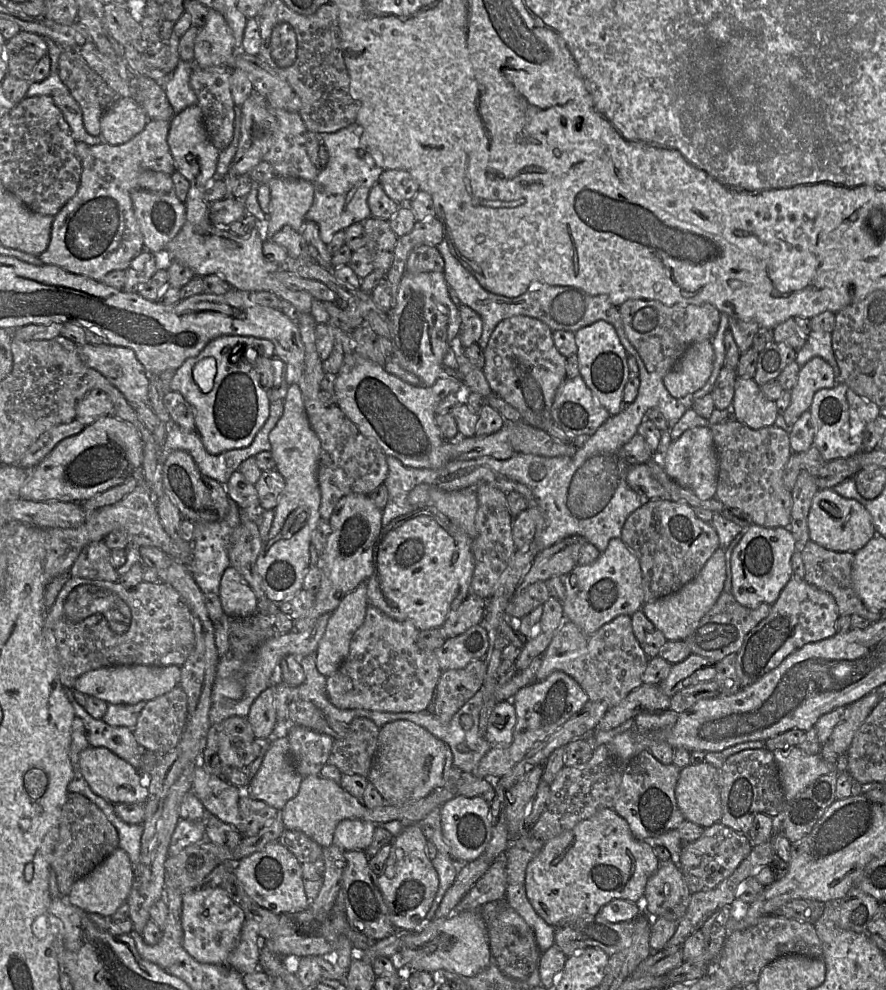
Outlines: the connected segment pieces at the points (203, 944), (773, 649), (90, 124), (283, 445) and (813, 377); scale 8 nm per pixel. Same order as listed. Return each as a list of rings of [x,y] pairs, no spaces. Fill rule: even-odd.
[[[220,887],[195,888],[182,894],[183,948],[200,963],[227,964],[245,920],[243,909]]]
[[[792,574],[771,606],[769,615],[747,634],[737,652],[736,672],[741,687],[755,683],[805,644],[829,638],[837,633],[840,613],[834,597],[809,584],[804,578]]]
[[[62,50],[58,71],[61,81],[81,107],[86,131],[99,135],[100,119],[116,100],[117,94],[73,50]]]
[[[298,384],[289,385],[283,402],[283,414],[269,433],[269,441],[270,452],[276,463],[275,469],[284,477],[285,488],[273,509],[270,531],[262,540],[256,560],[264,593],[275,603],[292,597],[303,588],[303,579],[310,567],[312,533],[321,519],[321,492],[317,479],[321,442],[310,425]]]
[[[821,357],[809,360],[801,369],[796,385],[791,389],[791,403],[784,412],[785,422],[793,427],[798,418],[810,407],[814,395],[821,389],[831,389],[836,386],[832,366]]]

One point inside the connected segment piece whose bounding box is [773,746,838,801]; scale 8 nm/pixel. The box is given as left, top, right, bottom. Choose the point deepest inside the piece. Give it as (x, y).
(797, 769)

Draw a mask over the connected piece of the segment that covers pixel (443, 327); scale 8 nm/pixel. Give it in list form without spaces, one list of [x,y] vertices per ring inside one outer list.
[[[405,272],[399,286],[397,305],[388,314],[391,318],[392,358],[404,370],[416,375],[423,386],[432,386],[443,376],[444,356],[460,332],[459,307],[449,294],[444,272]]]

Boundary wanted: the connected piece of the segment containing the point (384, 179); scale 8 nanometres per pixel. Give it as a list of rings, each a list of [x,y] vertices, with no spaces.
[[[401,169],[384,170],[379,182],[385,193],[400,205],[409,203],[420,189],[413,176]]]

